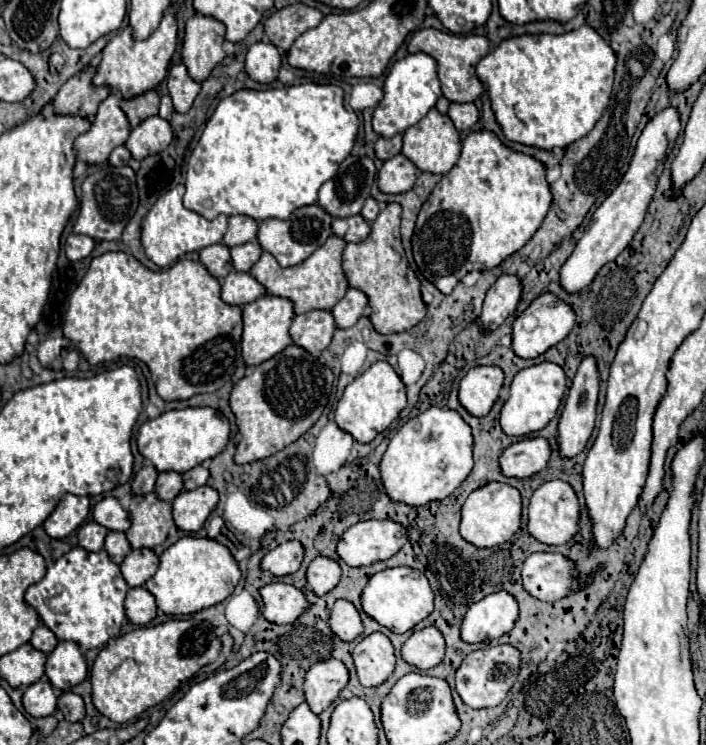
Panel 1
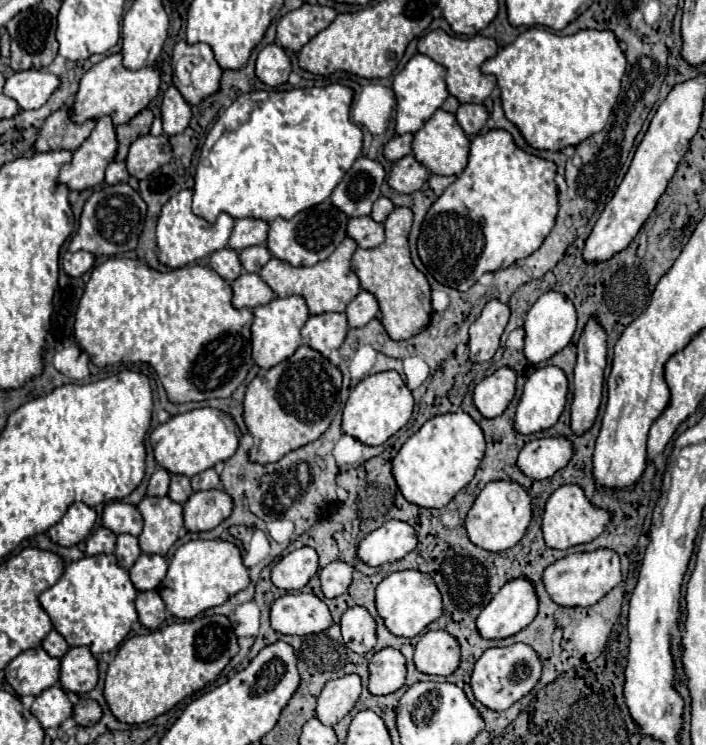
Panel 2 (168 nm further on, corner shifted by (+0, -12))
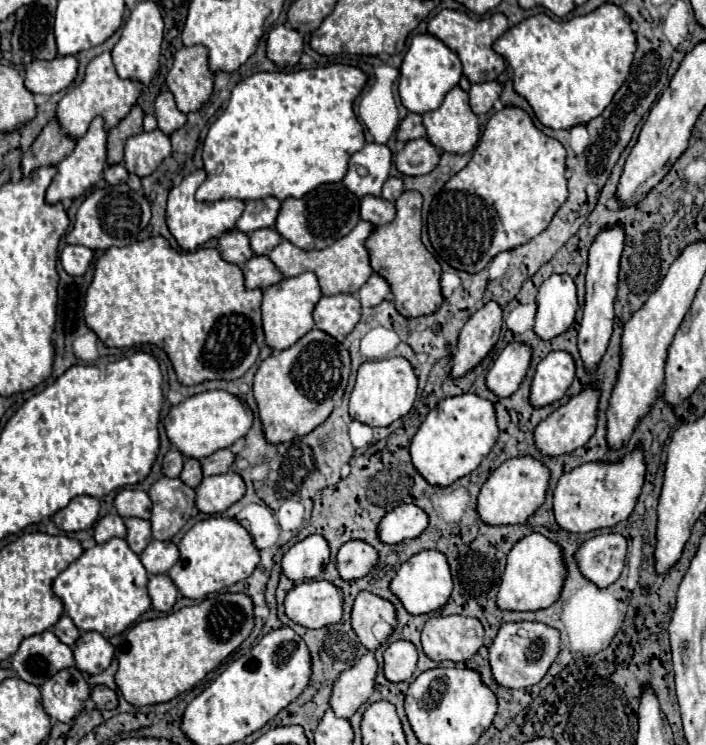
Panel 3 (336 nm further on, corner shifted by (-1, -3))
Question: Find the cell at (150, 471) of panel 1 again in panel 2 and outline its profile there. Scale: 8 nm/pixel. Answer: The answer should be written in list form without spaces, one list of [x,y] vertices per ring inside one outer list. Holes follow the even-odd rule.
[[[157,468],[155,474],[149,478],[147,496],[165,496],[167,488],[169,488],[169,472],[163,468]]]

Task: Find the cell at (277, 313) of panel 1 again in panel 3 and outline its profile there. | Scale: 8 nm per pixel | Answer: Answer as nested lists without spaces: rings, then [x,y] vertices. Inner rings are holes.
[[[310,271],[298,277],[286,277],[280,283],[266,287],[264,301],[262,301],[262,323],[264,323],[266,345],[282,351],[292,347],[300,337],[304,337],[314,327],[312,311],[314,311],[314,305],[320,301],[320,297],[322,297],[322,291],[320,291],[318,279]]]

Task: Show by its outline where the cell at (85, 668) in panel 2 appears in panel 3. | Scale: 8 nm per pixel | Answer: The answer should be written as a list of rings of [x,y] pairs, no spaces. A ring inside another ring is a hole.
[[[84,631],[74,643],[76,667],[84,673],[102,673],[114,659],[114,645],[98,631]]]

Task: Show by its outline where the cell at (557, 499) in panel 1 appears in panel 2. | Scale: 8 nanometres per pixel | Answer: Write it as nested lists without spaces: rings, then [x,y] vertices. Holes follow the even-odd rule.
[[[575,484],[569,486],[561,486],[557,488],[547,504],[545,504],[545,512],[543,512],[543,522],[541,522],[541,530],[543,530],[543,538],[545,544],[549,548],[557,548],[557,550],[567,550],[571,546],[577,544],[585,544],[595,540],[607,526],[609,522],[609,514],[605,510],[595,508],[593,504],[589,504],[589,500],[585,498],[583,490]]]

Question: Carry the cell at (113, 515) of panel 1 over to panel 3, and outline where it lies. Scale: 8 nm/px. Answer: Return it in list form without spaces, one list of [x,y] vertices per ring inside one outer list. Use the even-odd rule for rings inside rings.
[[[124,489],[116,495],[116,511],[120,517],[140,517],[140,519],[150,519],[152,515],[152,501],[148,499],[146,491],[140,489]]]

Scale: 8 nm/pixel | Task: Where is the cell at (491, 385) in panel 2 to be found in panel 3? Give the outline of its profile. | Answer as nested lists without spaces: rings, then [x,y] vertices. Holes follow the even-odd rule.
[[[518,341],[508,343],[486,375],[488,389],[494,391],[498,397],[512,395],[526,377],[530,361],[532,361],[532,347]]]

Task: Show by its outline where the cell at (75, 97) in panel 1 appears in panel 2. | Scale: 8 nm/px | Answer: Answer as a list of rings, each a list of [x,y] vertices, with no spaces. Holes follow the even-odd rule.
[[[59,108],[55,110],[39,130],[39,138],[35,142],[37,152],[49,152],[49,150],[77,150],[83,140],[91,134],[95,126],[95,120],[85,120],[83,124],[73,124],[71,120],[71,108]]]

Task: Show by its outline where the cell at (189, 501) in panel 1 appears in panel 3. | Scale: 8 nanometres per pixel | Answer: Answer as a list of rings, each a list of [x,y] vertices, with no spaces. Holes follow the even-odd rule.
[[[234,471],[204,477],[200,487],[196,489],[196,507],[206,515],[224,513],[230,505],[240,501],[244,493],[244,479]]]

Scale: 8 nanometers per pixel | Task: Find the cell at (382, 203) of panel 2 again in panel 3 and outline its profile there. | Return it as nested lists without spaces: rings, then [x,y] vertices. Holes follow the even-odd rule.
[[[390,177],[386,183],[384,183],[384,189],[382,189],[382,197],[388,199],[388,201],[396,201],[404,191],[404,183],[400,177]]]

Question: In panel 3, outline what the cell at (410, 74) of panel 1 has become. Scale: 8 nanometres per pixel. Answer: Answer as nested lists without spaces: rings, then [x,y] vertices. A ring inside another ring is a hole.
[[[418,33],[412,37],[408,53],[400,65],[400,99],[402,105],[412,113],[426,113],[438,109],[444,101],[444,95],[458,85],[462,77],[462,63],[458,55],[448,49],[436,35]]]

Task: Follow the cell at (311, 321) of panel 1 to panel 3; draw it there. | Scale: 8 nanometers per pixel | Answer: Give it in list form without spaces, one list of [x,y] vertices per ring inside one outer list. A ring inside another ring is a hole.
[[[324,295],[314,309],[316,327],[338,341],[344,341],[344,337],[356,327],[360,315],[362,305],[356,295]]]

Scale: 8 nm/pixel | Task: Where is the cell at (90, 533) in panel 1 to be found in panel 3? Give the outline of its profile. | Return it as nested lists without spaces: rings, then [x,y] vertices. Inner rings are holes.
[[[108,513],[94,525],[94,539],[96,543],[106,543],[112,537],[126,537],[124,519],[118,513]]]

